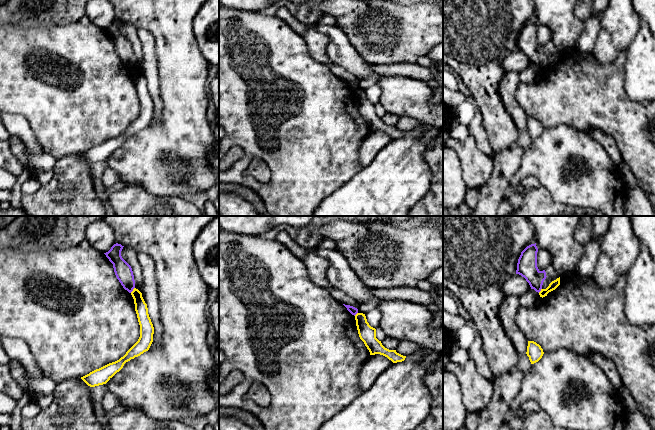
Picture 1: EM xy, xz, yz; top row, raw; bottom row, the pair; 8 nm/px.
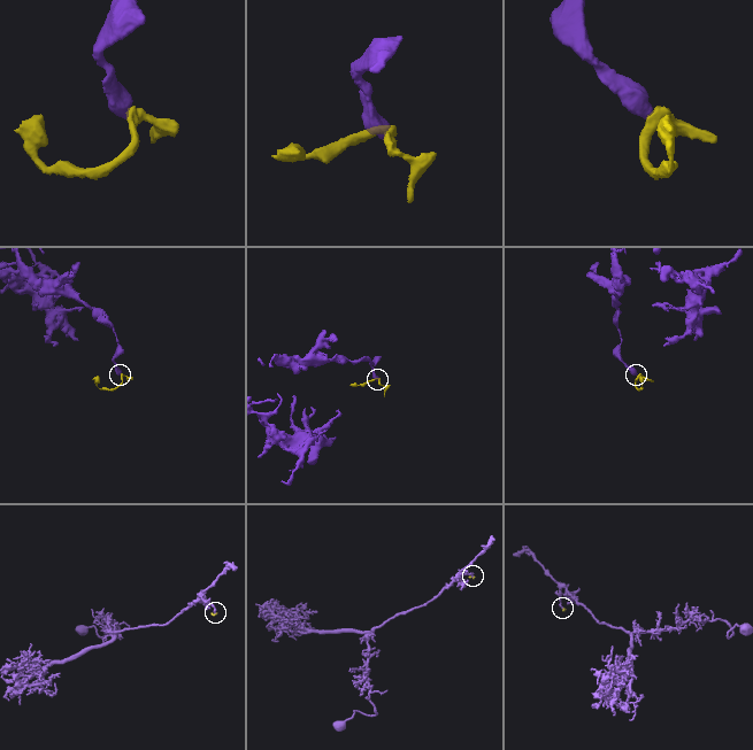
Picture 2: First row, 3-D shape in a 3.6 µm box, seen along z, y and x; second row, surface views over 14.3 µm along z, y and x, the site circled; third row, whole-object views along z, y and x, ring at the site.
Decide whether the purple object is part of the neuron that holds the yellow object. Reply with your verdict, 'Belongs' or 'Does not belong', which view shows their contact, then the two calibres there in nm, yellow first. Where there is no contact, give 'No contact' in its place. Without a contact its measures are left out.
Does not belong. Touches yellow in xy. Thickness 100 nm (yellow) against 140 nm

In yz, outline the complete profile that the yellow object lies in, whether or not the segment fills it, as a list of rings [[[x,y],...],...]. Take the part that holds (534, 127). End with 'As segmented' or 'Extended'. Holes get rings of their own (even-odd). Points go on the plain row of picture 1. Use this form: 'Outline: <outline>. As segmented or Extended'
Outline: [[[528,117],[526,130],[529,133],[531,140],[534,140],[542,134],[544,128],[539,120],[534,117]]]. As segmented

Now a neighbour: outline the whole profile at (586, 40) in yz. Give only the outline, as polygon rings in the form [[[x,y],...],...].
[[[590,16],[584,22],[575,47],[580,51],[591,51],[600,30],[600,19]]]

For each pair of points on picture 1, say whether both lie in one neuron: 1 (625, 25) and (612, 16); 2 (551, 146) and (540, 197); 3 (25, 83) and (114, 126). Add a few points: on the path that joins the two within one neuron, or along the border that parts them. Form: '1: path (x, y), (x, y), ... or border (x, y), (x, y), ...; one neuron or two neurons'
1: path (622, 22), (618, 22), (615, 19); one neuron
2: border (540, 184), (555, 201), (559, 202); two neurons
3: path (47, 86), (64, 93), (79, 94), (92, 107); one neuron

